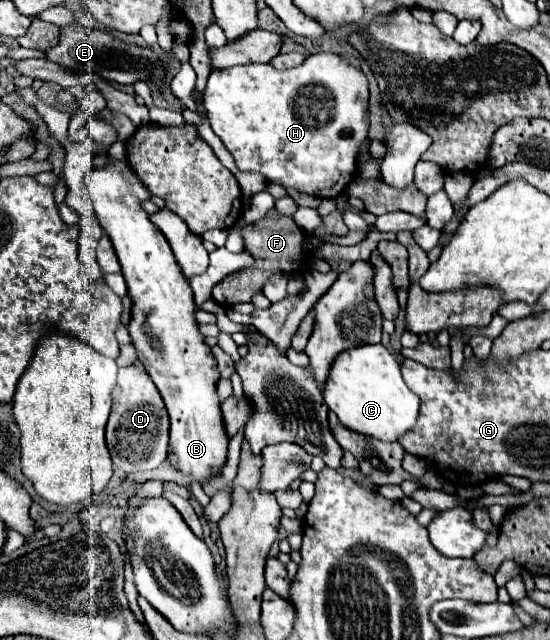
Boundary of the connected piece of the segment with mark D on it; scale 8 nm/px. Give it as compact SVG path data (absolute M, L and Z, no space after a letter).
M130 365L118 371L118 385L112 393L112 399L114 405L106 425L106 445L114 467L126 473L156 469L168 457L170 439L168 409L160 397L160 391L142 367Z

